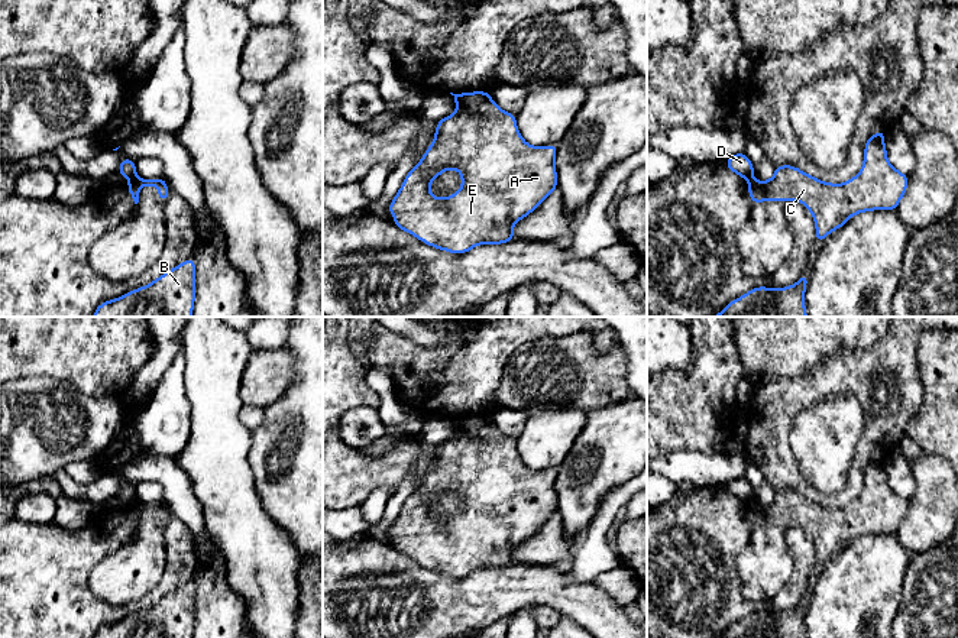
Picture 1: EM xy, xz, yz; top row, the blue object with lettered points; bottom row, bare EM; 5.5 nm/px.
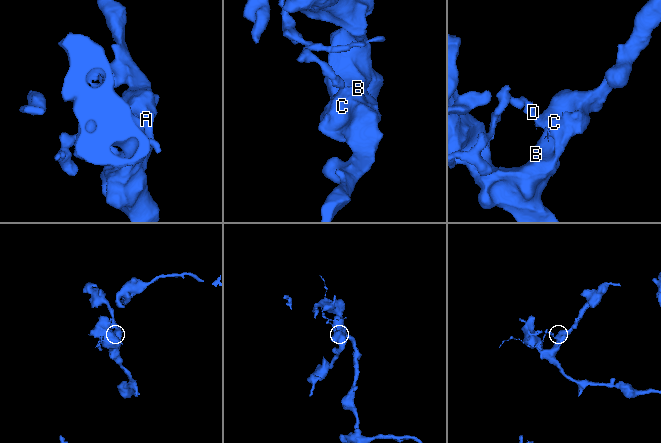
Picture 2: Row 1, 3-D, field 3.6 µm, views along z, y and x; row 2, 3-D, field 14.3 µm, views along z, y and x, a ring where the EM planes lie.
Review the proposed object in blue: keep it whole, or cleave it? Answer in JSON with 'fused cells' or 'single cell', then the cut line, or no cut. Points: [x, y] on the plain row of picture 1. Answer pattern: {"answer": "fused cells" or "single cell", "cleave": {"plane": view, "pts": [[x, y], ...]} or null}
{"answer": "fused cells", "cleave": {"plane": "xy", "pts": [[136, 501], [130, 505]]}}

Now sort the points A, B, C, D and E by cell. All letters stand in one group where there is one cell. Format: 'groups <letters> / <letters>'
groups A B C E / D

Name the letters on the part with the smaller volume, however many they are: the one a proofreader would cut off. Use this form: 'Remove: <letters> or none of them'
Remove: D

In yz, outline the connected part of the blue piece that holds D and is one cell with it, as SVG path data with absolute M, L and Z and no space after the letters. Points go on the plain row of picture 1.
M745 476L728 480L725 490L747 505L754 499L754 489Z

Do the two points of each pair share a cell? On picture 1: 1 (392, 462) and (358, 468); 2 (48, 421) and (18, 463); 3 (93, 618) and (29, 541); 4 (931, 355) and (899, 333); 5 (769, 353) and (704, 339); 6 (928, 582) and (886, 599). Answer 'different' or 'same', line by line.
1: same
2: same
3: same
4: different
5: different
6: different

